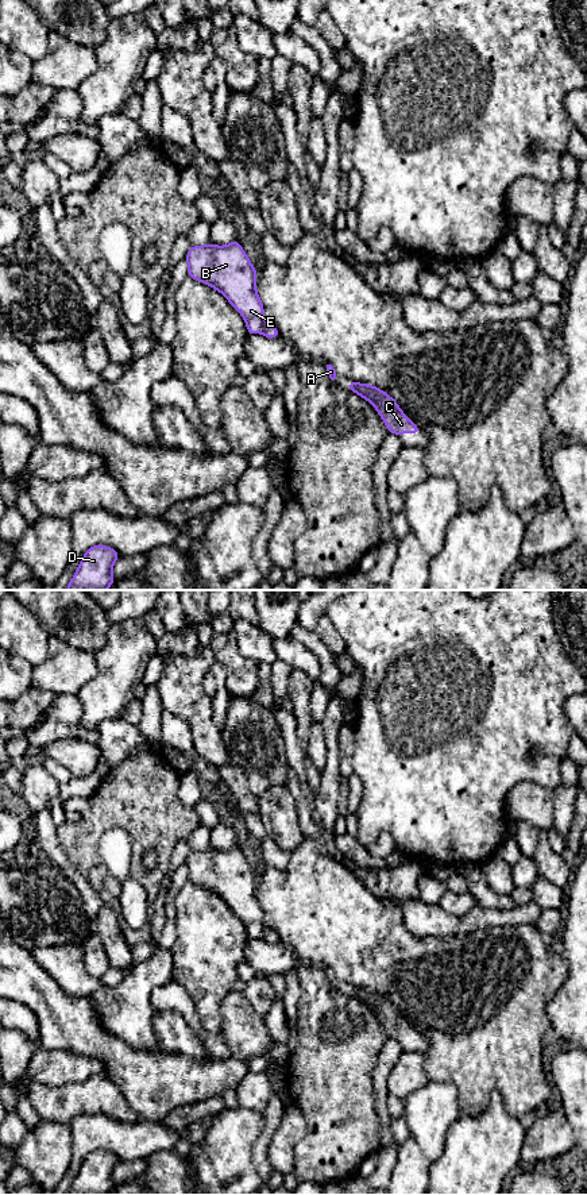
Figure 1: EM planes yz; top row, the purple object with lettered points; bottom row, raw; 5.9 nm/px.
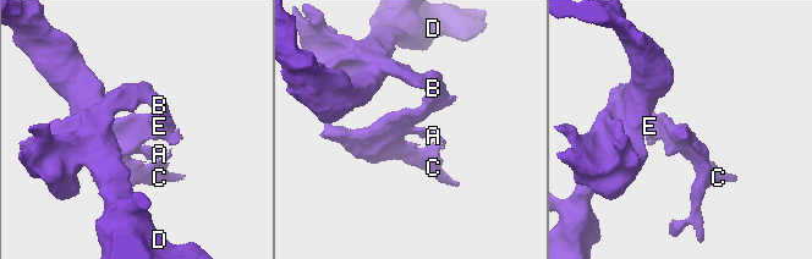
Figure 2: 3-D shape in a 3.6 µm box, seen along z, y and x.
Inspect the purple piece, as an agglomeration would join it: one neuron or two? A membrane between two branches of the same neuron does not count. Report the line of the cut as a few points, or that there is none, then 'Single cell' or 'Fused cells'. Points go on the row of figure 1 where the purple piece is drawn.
Split along yz (265, 322), (261, 331). Fused cells

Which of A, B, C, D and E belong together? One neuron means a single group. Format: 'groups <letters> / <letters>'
groups A C / B D E

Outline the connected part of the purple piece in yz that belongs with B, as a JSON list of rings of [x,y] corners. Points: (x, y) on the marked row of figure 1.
[[[237,240],[227,246],[205,246],[190,247],[186,254],[188,273],[194,281],[201,281],[208,286],[220,292],[231,305],[244,317],[248,335],[262,332],[264,324],[263,304],[256,293],[256,269],[251,265],[250,258]]]

